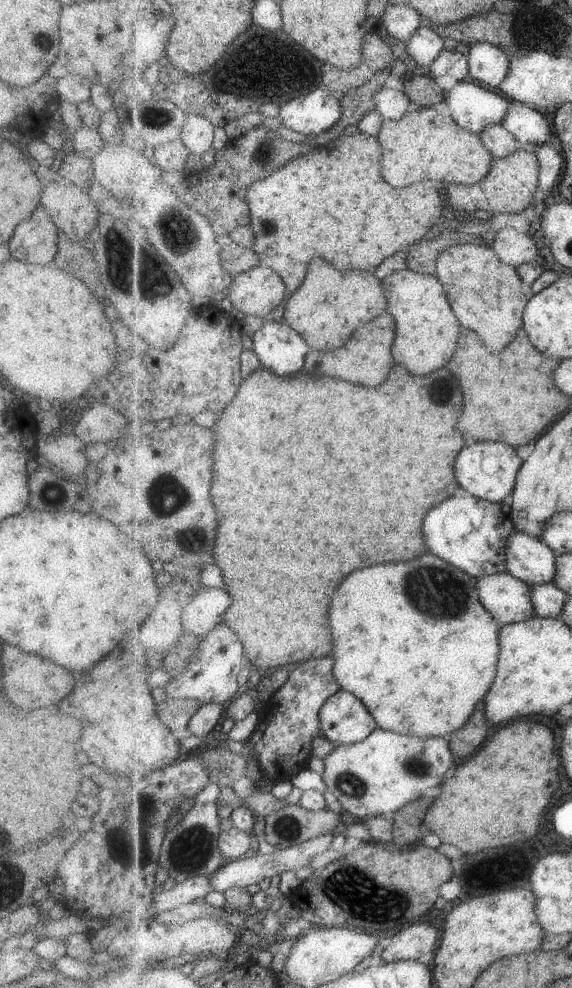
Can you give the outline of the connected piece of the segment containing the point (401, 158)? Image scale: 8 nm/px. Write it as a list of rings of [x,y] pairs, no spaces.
[[[433,107],[411,109],[401,120],[385,119],[379,140],[383,140],[383,176],[395,188],[405,188],[417,180],[455,182],[458,185],[473,186],[482,183],[494,166],[495,156],[486,147],[480,134],[464,129],[451,114],[441,115]]]

